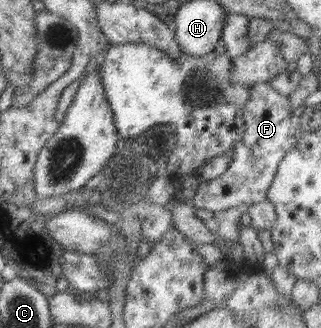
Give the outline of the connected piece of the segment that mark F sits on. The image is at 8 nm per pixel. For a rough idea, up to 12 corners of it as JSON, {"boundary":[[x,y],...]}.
{"boundary":[[256,83],[223,175],[191,201],[225,211],[266,200],[296,144],[290,98]]}

